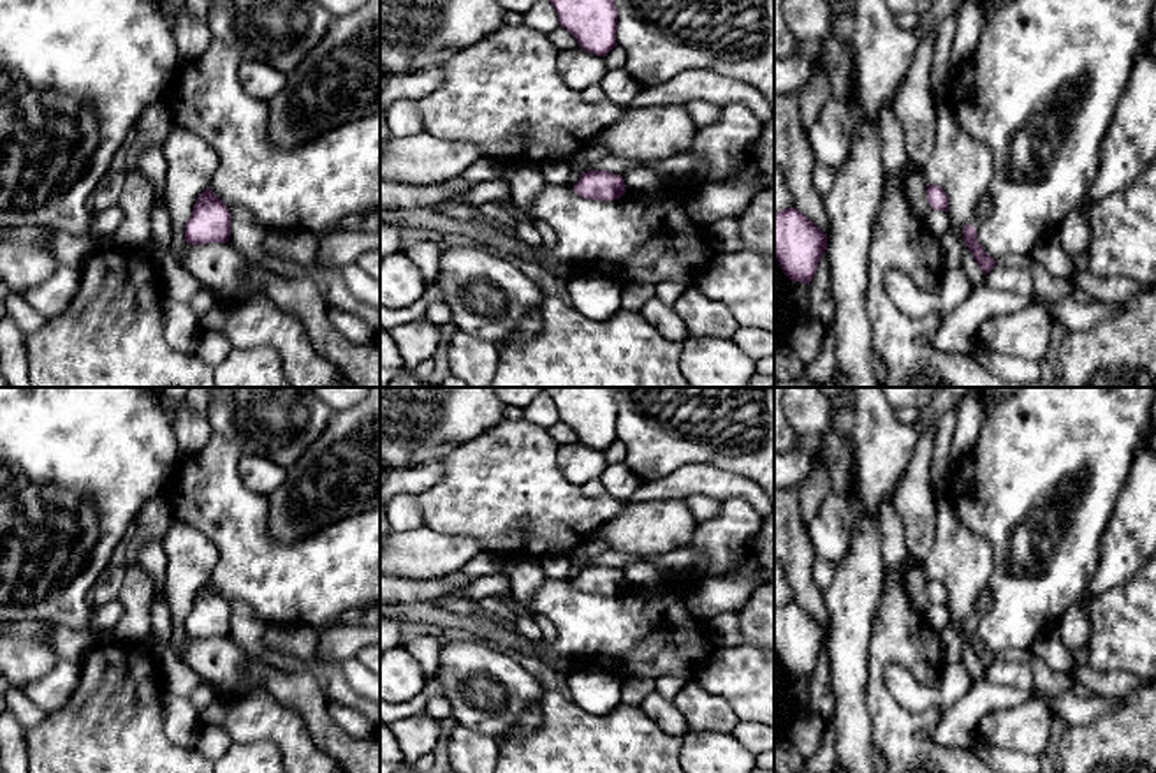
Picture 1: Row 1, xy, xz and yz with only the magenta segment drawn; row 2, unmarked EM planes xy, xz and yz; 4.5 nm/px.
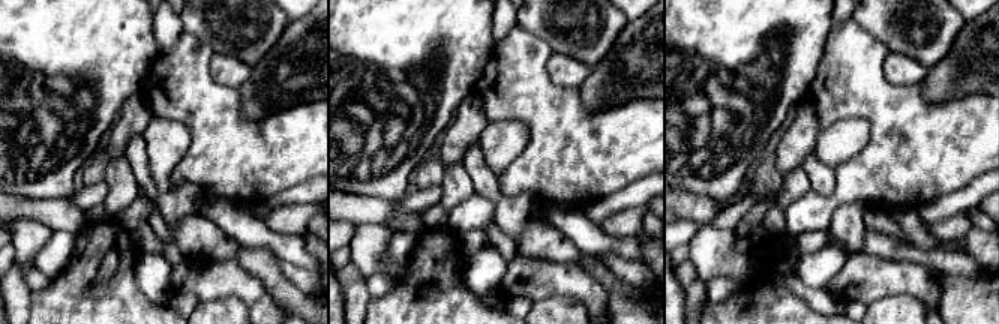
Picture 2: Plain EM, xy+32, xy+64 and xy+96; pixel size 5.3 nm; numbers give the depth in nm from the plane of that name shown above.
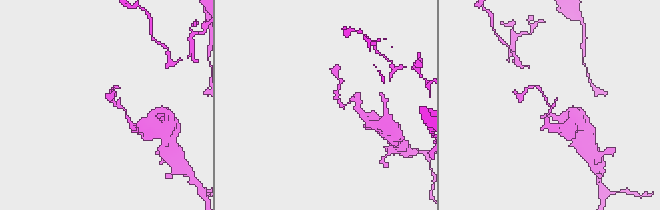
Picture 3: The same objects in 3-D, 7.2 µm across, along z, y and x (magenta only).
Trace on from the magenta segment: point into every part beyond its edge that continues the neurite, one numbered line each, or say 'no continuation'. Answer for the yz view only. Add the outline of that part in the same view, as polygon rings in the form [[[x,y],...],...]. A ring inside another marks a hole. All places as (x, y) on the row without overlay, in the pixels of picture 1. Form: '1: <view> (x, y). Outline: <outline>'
1: yz (982, 603). Outline: [[[984,588],[977,599],[975,599],[975,604],[973,604],[973,611],[971,615],[968,616],[971,622],[978,623],[980,618],[989,611],[989,607],[992,606],[992,599],[987,592],[987,588]]]

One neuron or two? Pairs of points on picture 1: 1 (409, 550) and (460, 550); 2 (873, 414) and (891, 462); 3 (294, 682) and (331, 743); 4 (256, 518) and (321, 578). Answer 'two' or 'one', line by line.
1: one
2: one
3: one
4: one

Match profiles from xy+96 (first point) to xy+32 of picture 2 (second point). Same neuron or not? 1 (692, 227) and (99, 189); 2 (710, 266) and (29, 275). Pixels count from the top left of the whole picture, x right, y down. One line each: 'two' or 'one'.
1: one
2: two

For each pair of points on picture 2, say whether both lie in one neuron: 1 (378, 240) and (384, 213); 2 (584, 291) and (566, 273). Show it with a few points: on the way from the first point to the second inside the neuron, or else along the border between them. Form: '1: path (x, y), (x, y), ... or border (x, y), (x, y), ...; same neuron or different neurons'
1: border (356, 224), (383, 224), (392, 233); different neurons
2: path (579, 287), (570, 278); same neuron

